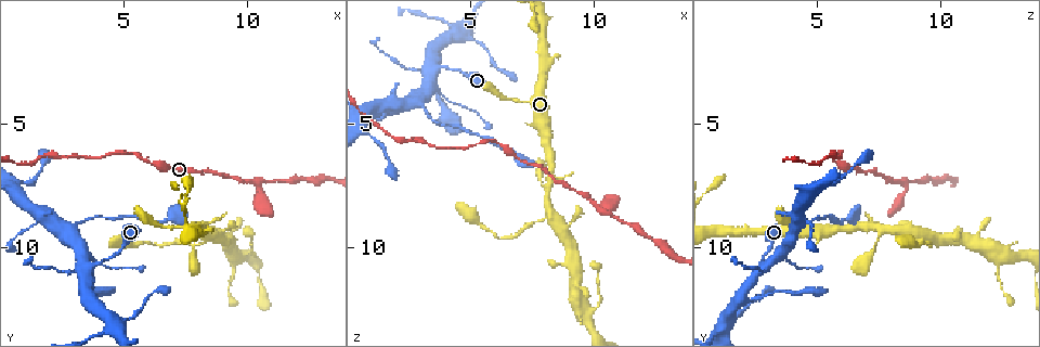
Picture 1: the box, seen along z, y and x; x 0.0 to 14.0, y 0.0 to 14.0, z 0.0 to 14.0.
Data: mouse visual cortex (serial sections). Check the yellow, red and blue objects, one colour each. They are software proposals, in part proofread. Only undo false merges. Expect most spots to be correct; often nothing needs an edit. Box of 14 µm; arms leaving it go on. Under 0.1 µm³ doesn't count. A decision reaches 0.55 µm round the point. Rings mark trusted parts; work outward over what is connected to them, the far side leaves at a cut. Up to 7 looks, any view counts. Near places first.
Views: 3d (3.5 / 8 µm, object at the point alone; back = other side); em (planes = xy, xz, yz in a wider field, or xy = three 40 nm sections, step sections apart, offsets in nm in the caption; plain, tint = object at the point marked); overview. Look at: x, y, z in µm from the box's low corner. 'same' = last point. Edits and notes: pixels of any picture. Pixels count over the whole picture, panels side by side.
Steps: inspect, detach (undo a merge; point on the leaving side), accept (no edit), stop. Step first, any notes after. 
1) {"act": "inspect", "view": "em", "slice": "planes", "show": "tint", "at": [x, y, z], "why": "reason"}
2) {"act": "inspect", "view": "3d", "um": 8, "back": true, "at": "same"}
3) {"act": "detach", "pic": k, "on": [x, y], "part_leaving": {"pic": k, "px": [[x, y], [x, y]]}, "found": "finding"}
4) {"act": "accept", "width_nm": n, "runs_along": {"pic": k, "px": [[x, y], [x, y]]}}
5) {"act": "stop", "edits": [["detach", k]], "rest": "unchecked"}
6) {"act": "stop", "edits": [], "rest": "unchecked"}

{"act": "inspect", "view": "3d", "um": 3.5, "at": [8.3, 9.3, 8.8], "why": "side arm on a straight run"}

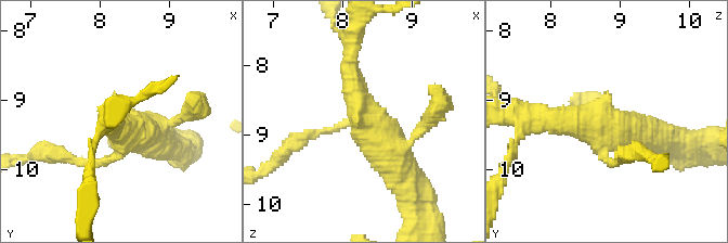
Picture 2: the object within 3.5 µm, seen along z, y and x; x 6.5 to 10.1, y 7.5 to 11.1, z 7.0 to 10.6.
{"act": "inspect", "view": "em", "slice": "xy", "step": 3, "show": "tint", "at": [8.30, 9.40, 8.75]}

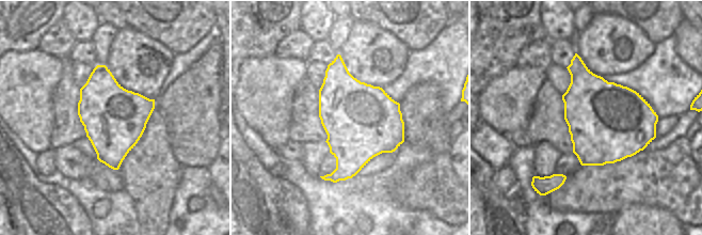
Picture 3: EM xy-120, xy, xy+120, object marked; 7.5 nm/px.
{"act": "accept", "runs_along": {"pic": 2, "px": [[352, 50], [355, 100], [402, 173]]}, "found": "one cell here"}

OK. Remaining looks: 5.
{"act": "inspect", "view": "3d", "um": 3.5, "at": [3.4, 11.9, 2.0], "why": "three-way junction"}

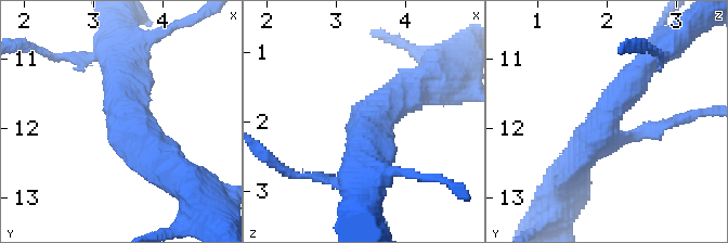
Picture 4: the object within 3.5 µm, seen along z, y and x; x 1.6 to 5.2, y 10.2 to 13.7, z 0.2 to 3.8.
{"act": "inspect", "view": "em", "slice": "planes", "show": "tint", "at": [3.45, 11.90, 2.00], "arms": 3, "arm_widths_nm": [200, 400, 450], "why": "now the EM"}

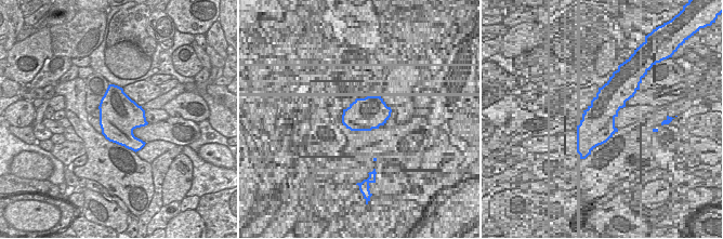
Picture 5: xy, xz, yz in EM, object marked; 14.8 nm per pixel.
{"act": "accept", "runs_along": {"pic": 4, "px": [[649, 60], [619, 97], [572, 169]]}, "found": "one cell here"}

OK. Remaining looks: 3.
{"act": "inspect", "view": "3d", "um": 8, "at": [0.9, 7.3, 5.6], "why": "sudden change in width"}

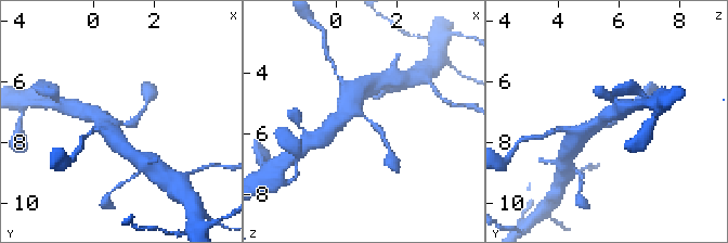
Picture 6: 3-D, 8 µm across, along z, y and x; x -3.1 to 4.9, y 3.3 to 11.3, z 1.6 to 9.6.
{"act": "inspect", "view": "em", "slice": "planes", "show": "tint", "at": [1.0, 7.3, 5.4]}

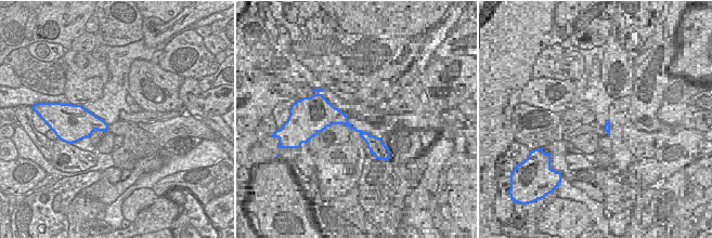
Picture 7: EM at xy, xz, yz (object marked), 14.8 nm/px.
{"act": "accept", "runs_along": {"pic": 6, "px": [[354, 94], [353, 107], [385, 140]]}, "found": "continuous, no second cell"}

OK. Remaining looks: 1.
{"act": "stop", "edits": [], "rest": "unchecked"}

